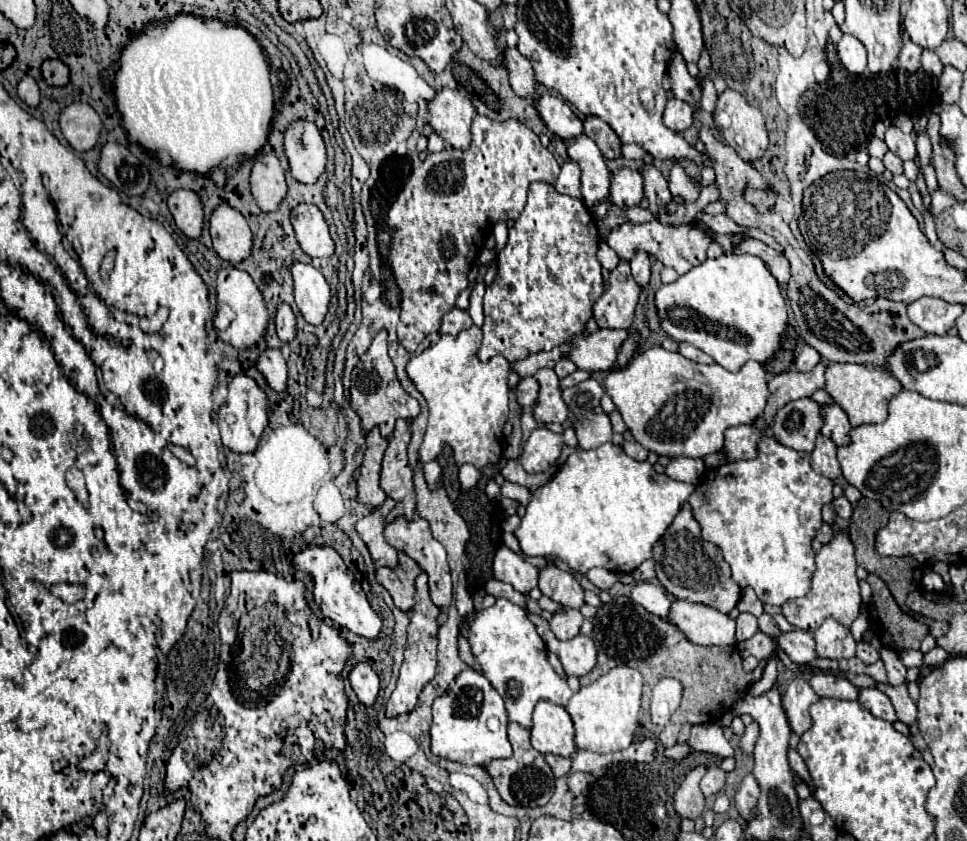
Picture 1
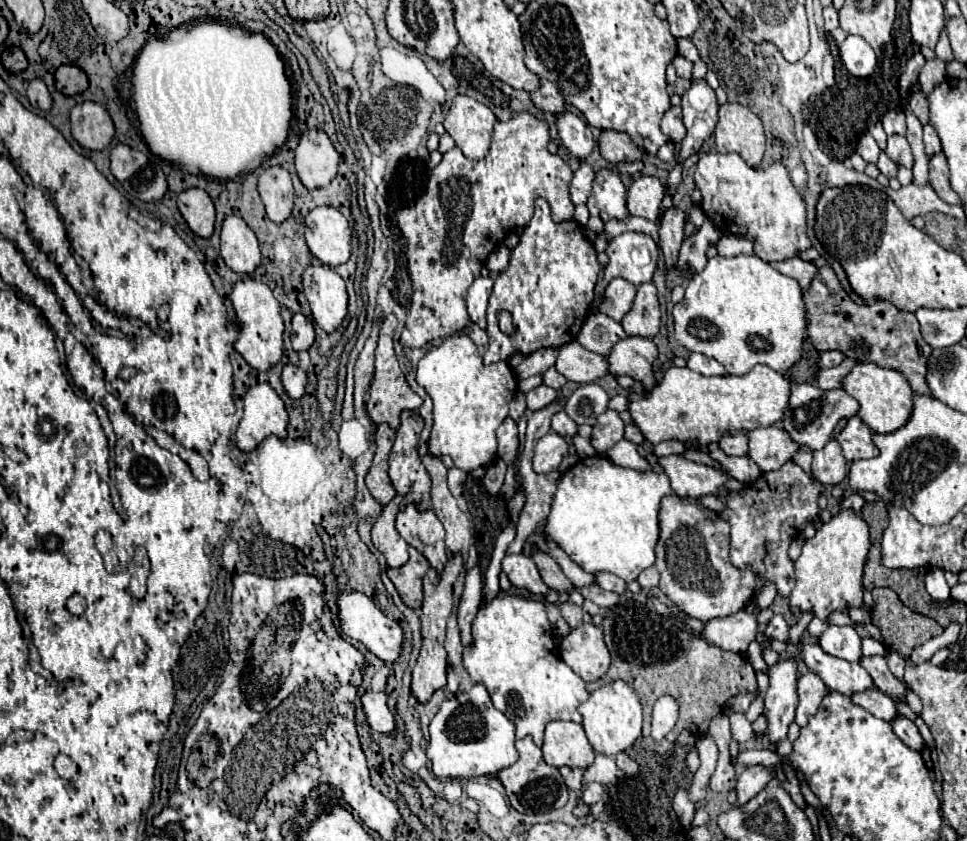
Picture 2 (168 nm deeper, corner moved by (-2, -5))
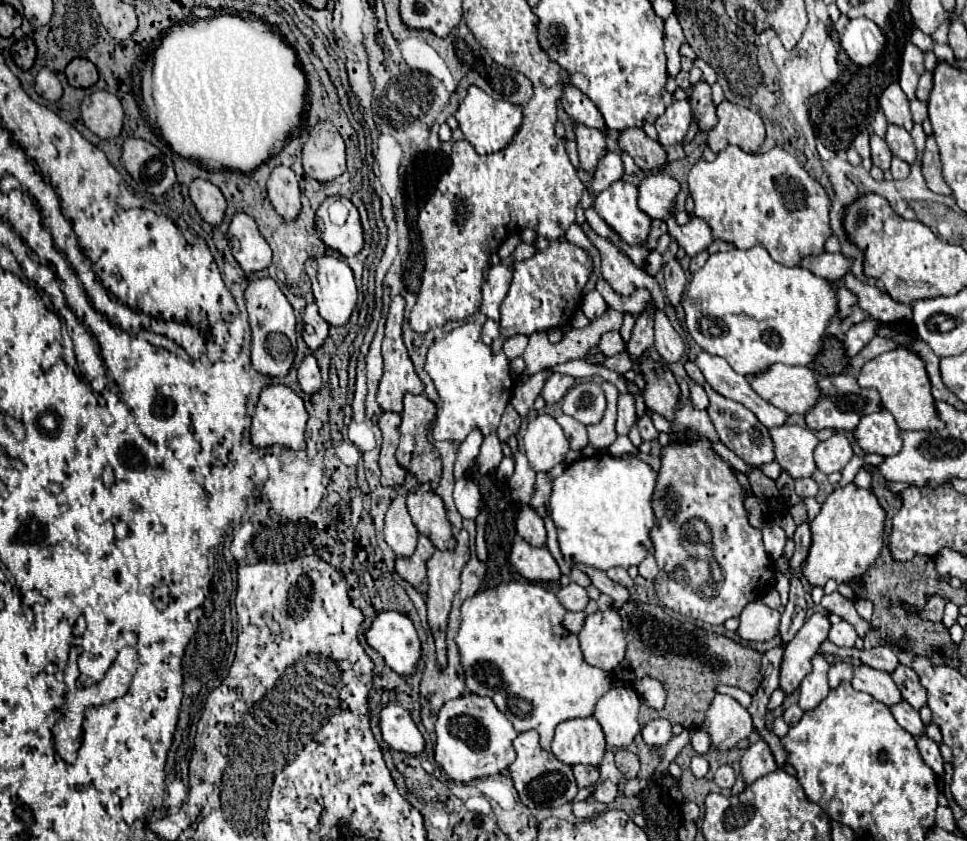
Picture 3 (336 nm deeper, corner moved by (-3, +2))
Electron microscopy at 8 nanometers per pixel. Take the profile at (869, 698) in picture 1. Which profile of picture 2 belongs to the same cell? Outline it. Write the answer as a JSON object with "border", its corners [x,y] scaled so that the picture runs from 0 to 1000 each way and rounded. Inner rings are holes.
{"border":[[[930,851],[930,854],[923,859],[923,868],[926,868],[926,873],[928,873],[942,892],[952,894],[952,892],[957,889],[957,882],[954,882],[954,878],[952,878],[948,863],[946,863],[940,854]]]}

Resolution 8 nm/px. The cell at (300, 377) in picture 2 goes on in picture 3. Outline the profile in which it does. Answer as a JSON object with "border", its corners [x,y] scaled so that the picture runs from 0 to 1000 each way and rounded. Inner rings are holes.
{"border":[[[316,422],[314,429],[310,432],[308,455],[310,455],[310,463],[314,467],[327,467],[331,463],[333,451],[331,451],[331,439],[329,439],[329,432],[327,432],[325,422]]]}

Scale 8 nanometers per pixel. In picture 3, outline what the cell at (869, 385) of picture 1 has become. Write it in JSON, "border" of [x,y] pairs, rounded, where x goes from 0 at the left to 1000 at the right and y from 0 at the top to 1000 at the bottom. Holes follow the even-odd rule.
{"border":[[[922,415],[908,422],[906,427],[891,434],[887,444],[887,458],[896,463],[906,463],[910,470],[910,486],[920,489],[927,498],[927,505],[935,512],[956,512],[956,510],[974,510],[976,503],[968,496],[966,472],[962,467],[962,453],[956,439],[956,429],[939,415]]]}

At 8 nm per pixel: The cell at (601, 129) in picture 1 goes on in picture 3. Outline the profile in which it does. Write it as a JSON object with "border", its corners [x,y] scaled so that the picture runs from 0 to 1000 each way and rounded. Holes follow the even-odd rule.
{"border":[[[666,153],[641,156],[639,172],[647,180],[664,203],[676,203],[689,194],[689,180],[680,168],[674,168]]]}

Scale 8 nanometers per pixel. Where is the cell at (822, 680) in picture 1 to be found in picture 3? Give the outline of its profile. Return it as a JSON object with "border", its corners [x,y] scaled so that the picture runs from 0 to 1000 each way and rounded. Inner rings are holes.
{"border":[[[931,834],[927,838],[920,838],[920,845],[925,850],[925,855],[943,874],[951,874],[956,872],[956,860],[949,850],[949,845],[945,841],[941,841],[937,834]]]}

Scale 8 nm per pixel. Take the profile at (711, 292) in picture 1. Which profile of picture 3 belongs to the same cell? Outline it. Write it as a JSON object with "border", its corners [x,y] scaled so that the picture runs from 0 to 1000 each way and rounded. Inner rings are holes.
{"border":[[[790,294],[759,296],[738,301],[730,315],[720,322],[711,339],[711,353],[705,358],[709,389],[716,403],[732,420],[749,424],[755,436],[765,446],[786,444],[798,432],[811,434],[838,434],[848,417],[852,391],[865,372],[865,341],[829,317],[813,317],[802,313]],[[798,391],[798,405],[788,405],[788,396]]]}

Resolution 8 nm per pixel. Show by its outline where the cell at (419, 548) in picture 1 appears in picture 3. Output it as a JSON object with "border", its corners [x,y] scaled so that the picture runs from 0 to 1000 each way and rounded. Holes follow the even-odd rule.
{"border":[[[432,579],[422,589],[420,600],[432,634],[443,639],[451,653],[459,655],[472,650],[472,643],[467,639],[467,627],[461,617],[459,598],[447,581],[443,584],[438,579]]]}

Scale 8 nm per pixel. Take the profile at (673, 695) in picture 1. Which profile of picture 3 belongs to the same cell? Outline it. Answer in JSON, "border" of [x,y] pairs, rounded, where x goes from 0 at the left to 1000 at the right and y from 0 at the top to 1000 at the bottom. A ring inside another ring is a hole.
{"border":[[[676,855],[664,867],[664,876],[670,886],[689,886],[695,879],[695,862],[691,855]]]}

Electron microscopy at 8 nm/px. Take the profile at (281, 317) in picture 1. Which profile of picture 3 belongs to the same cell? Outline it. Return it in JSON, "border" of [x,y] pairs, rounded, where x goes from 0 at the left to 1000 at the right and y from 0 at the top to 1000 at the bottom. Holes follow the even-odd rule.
{"border":[[[327,360],[316,363],[312,379],[314,379],[314,396],[312,396],[312,401],[314,401],[316,410],[325,417],[337,405],[337,401],[339,401],[339,384],[329,375]]]}

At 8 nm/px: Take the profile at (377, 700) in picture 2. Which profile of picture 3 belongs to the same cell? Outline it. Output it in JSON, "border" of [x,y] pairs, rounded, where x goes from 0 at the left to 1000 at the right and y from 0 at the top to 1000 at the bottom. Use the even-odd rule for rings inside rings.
{"border":[[[401,836],[393,843],[393,869],[397,881],[410,893],[432,898],[438,891],[438,876],[424,848],[410,836]]]}

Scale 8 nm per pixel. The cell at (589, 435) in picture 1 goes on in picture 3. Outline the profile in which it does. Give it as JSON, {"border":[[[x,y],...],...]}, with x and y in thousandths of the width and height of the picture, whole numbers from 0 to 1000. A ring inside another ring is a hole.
{"border":[[[643,467],[639,472],[639,498],[637,498],[637,515],[649,517],[651,508],[658,505],[658,489],[656,489],[656,472],[651,467]]]}

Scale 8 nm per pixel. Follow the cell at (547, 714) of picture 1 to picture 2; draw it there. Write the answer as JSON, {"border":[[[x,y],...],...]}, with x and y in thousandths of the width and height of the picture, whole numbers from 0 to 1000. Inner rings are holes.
{"border":[[[568,859],[564,866],[562,901],[568,911],[588,911],[588,913],[607,913],[615,894],[605,875],[601,861],[595,859]]]}

